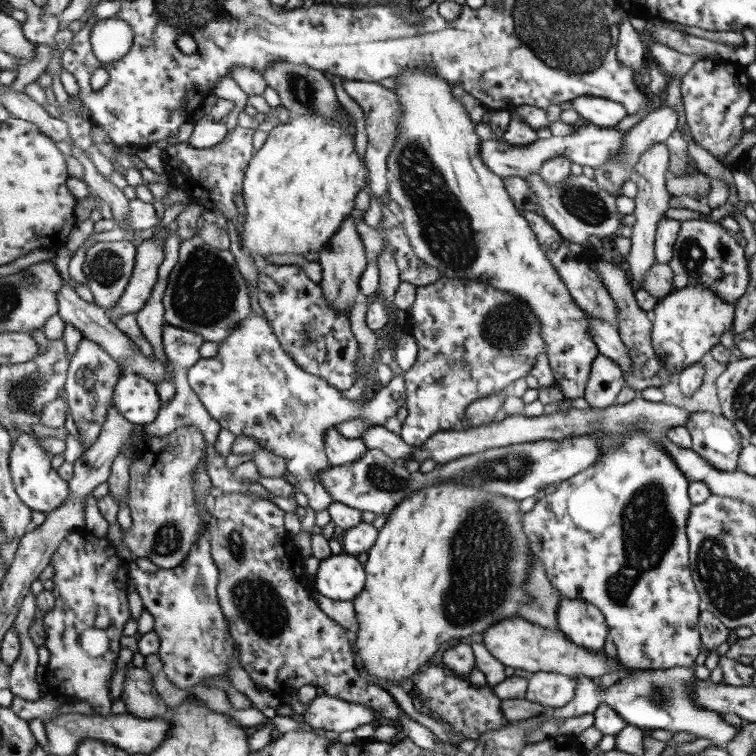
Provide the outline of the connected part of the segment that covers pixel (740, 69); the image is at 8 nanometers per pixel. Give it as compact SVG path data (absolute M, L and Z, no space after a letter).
M702 59L681 80L679 85L683 112L694 141L713 156L723 156L747 132L742 128L742 116L754 99L755 84L746 77L746 66L730 66L726 62Z

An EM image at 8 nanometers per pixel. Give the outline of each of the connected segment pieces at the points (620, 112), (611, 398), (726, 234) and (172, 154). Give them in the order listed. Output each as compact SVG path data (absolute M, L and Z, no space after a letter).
M581 96L571 100L571 104L579 117L602 128L616 126L627 115L621 104L607 98Z
M599 354L593 362L589 385L586 386L583 397L590 407L610 408L616 402L616 396L624 386L622 374L614 360Z
M691 219L681 222L681 227L673 246L673 257L669 265L673 272L673 281L670 293L682 290L693 284L705 284L717 296L726 302L736 302L747 290L750 275L748 275L748 265L744 247L739 243L739 236L736 236L722 227L720 222L703 221L701 219Z
M237 127L229 132L229 137L220 145L208 148L196 148L192 146L192 142L182 142L170 145L165 149L165 165L167 173L172 182L179 188L183 189L189 196L192 205L219 207L227 218L238 218L240 216L240 208L236 202L237 196L245 194L245 180L249 170L250 163L255 157L254 152L254 134L256 129Z

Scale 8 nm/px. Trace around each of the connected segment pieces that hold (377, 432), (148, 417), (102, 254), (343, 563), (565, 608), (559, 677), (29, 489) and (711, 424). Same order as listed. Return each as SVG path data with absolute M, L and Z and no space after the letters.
M374 425L364 434L363 439L370 449L380 448L385 450L392 458L402 460L413 455L421 446L408 444L401 434L392 432L387 426Z
M130 372L120 378L114 395L114 406L130 422L146 425L158 420L162 398L157 384L145 376Z
M123 239L114 242L102 241L87 251L84 272L88 285L94 294L95 302L102 308L110 310L120 302L134 276L138 253L139 247L136 247L134 242Z
M346 552L321 561L316 574L315 590L336 600L356 600L367 587L366 565L357 555Z
M566 597L561 602L559 611L561 629L571 641L589 651L604 651L609 626L604 622L605 616L597 606L582 599Z
M538 672L531 677L527 698L559 709L574 700L576 690L577 680L570 675Z
M30 431L23 433L11 452L13 480L20 497L34 510L43 512L46 516L67 504L72 496L70 482L64 480L59 470L54 470L52 466L53 456L43 447L41 438Z
M692 412L685 427L691 436L691 449L716 470L737 470L744 442L732 421L712 412Z

